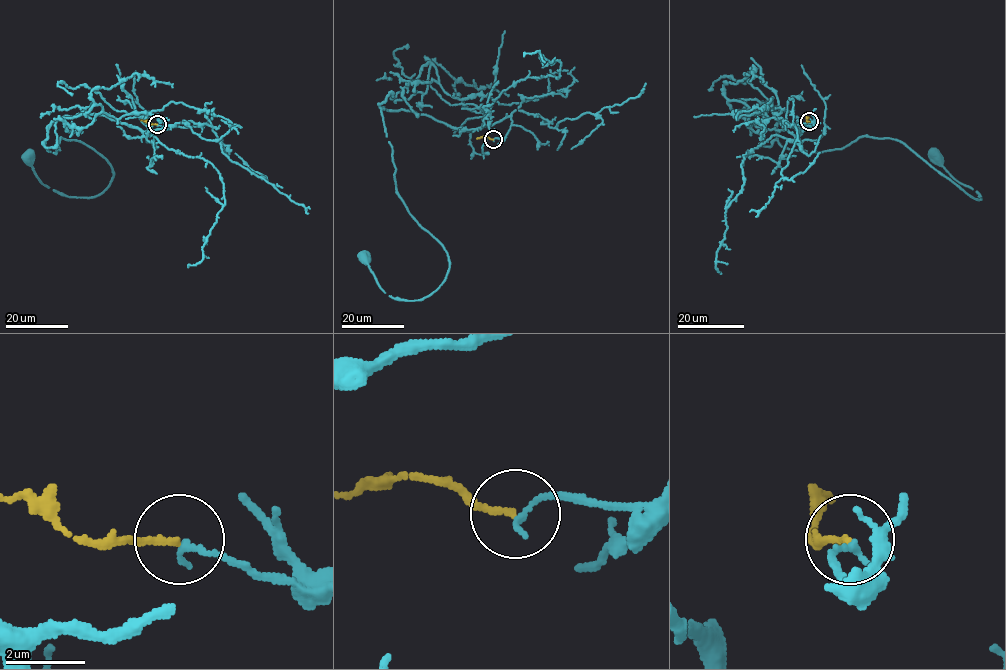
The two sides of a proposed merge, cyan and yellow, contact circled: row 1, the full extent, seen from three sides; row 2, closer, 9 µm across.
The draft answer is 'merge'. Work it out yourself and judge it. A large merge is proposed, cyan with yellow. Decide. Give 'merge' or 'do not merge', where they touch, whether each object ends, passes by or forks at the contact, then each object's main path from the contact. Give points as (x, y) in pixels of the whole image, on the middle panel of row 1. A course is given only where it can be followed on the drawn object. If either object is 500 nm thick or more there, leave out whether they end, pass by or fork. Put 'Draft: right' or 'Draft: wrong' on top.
Draft: right
merge | (493, 139) | cyan ends | yellow ends | cyan via (493, 139), (509, 117), (465, 130), (381, 109), (397, 194), (449, 269), (427, 296), (403, 300), (363, 257) | yellow via (493, 139), (476, 138)

